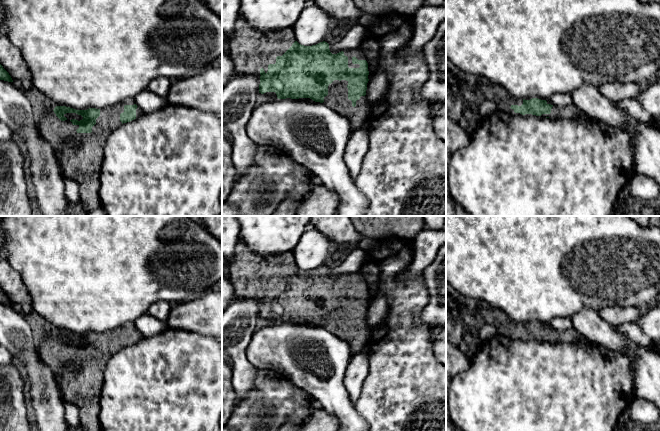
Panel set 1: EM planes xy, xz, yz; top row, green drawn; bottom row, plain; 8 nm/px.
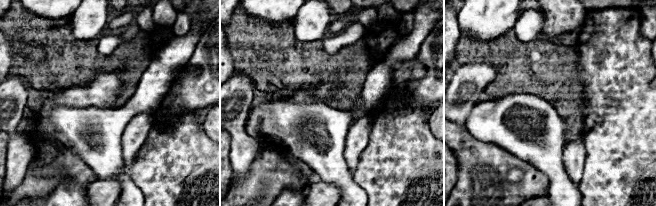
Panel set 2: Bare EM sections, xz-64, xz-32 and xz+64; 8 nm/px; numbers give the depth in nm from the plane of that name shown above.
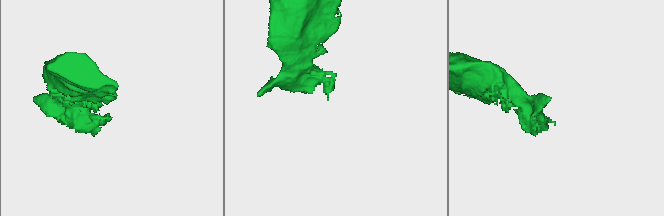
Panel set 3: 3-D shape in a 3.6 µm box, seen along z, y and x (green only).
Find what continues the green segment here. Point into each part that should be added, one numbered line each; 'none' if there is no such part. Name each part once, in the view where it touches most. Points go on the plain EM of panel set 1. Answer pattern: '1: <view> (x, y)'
1: xz (337, 323)

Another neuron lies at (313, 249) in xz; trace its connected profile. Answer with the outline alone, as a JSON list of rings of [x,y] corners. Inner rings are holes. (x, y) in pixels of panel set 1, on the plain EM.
[[[309,227],[292,252],[299,268],[312,270],[325,265],[330,249],[330,240],[316,228]]]

